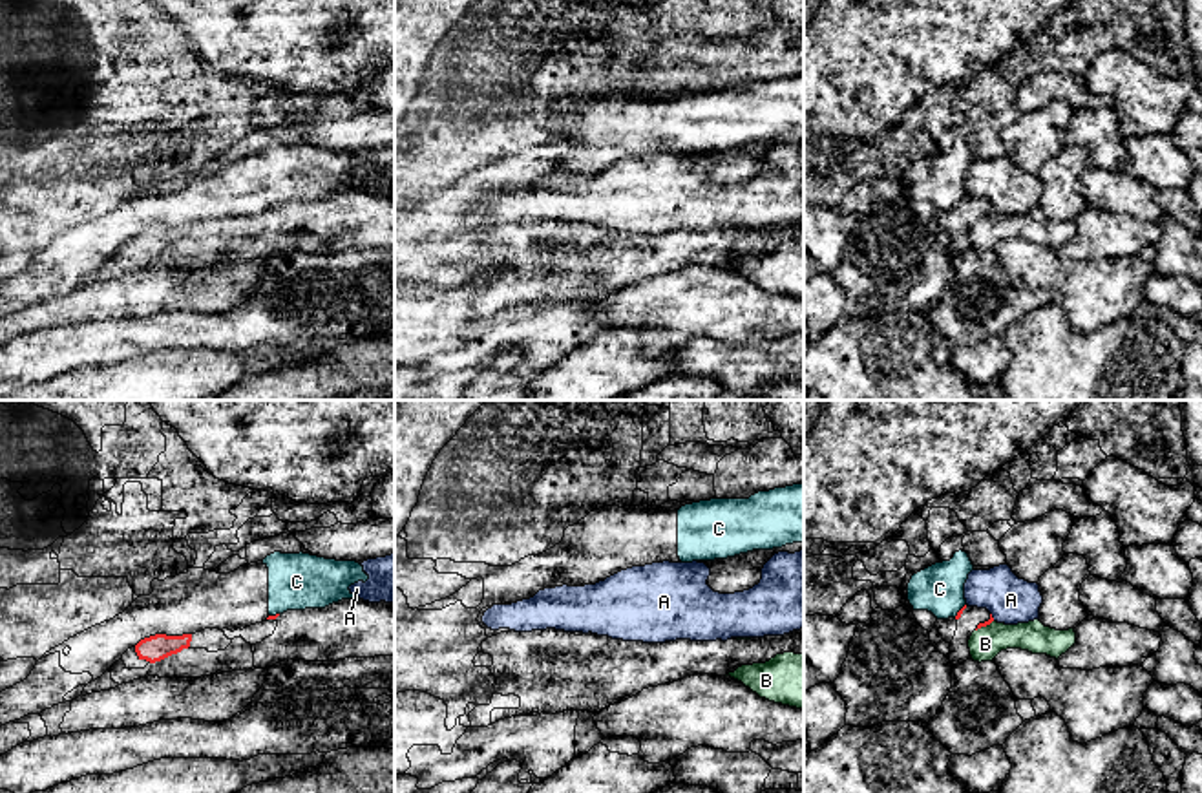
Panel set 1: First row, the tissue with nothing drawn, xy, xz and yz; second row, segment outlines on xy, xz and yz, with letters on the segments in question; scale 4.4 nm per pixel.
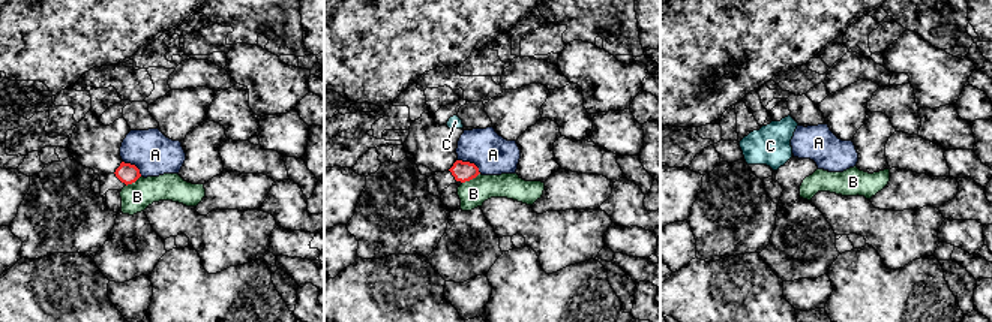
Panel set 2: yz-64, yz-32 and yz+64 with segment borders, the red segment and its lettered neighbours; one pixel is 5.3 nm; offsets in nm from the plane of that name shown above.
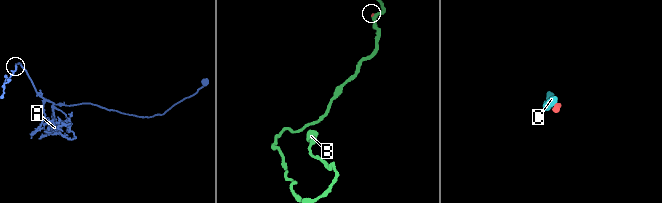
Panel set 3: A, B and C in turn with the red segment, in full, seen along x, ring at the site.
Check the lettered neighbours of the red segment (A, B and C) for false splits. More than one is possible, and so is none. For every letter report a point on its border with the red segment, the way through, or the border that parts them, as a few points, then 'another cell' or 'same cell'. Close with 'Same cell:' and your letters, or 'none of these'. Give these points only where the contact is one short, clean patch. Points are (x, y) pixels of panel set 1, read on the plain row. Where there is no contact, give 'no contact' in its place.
A: contact yz (991, 207); another cell
B: contact yz (983, 216); another cell
C: contact yz (959, 201); border yz (965, 194), (954, 207); another cell
Same cell: none of these

